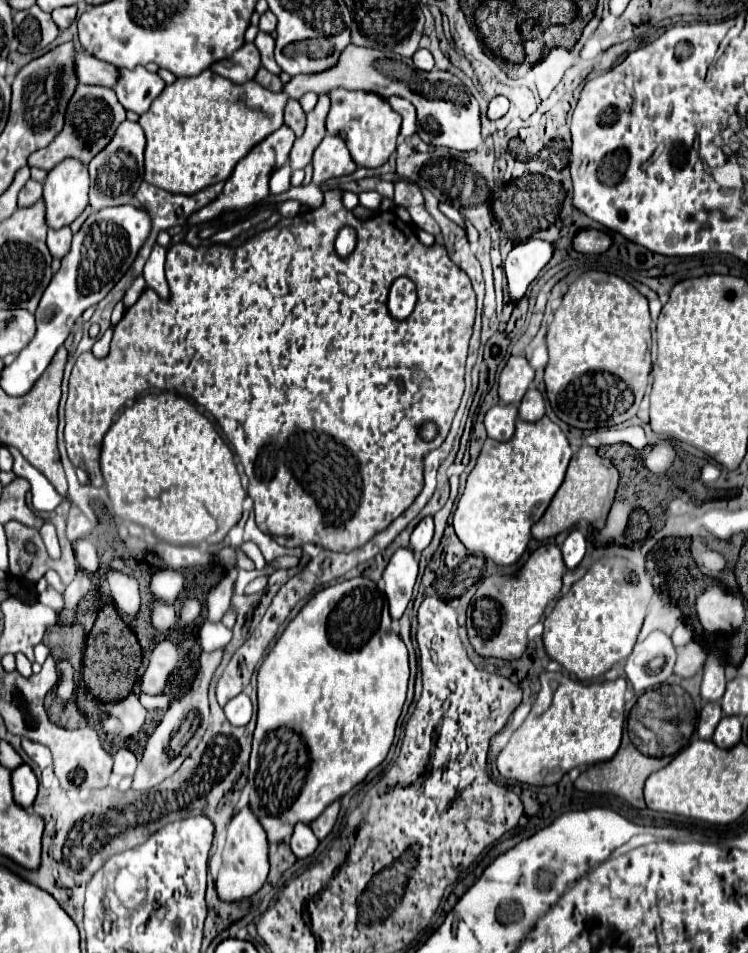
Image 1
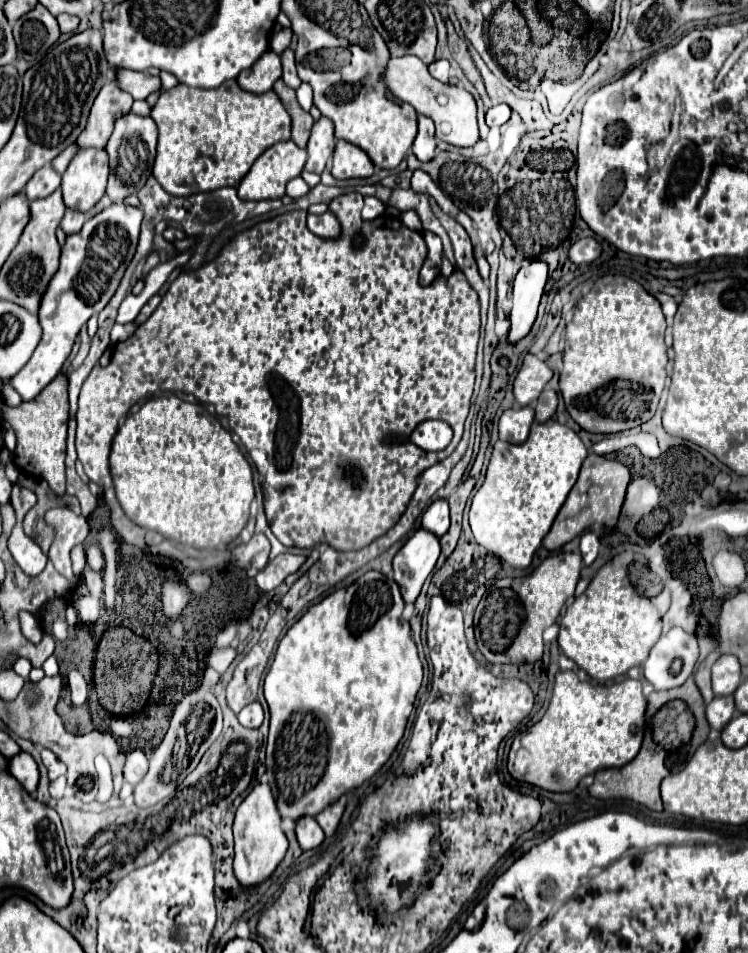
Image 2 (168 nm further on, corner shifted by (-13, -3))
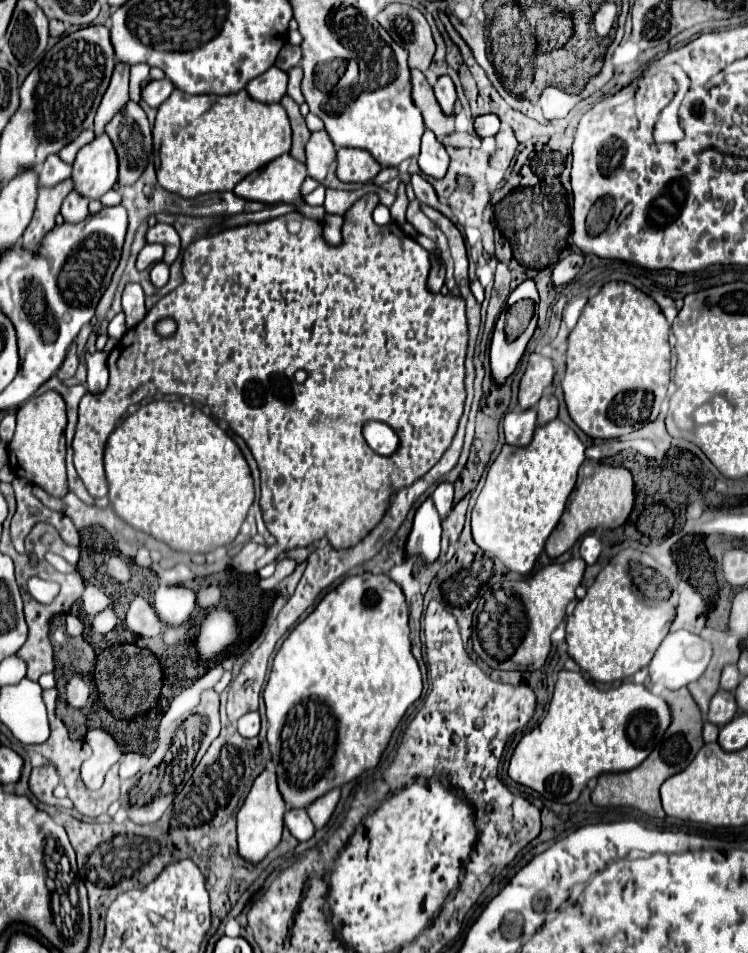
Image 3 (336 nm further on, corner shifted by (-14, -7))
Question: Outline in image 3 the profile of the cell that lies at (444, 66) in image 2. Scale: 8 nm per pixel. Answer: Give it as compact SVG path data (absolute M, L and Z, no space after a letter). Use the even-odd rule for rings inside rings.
M441 76L437 82L435 82L435 98L441 106L441 112L445 116L451 116L453 114L453 106L457 102L457 94L455 94L455 86L451 82L449 76Z

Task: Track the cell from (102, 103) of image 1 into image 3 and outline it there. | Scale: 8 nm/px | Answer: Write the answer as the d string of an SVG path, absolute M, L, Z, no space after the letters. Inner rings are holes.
M117 64L111 76L111 84L99 104L97 116L95 116L95 134L105 130L107 120L111 120L111 116L115 116L115 112L119 112L119 108L123 108L123 104L129 100L129 66L127 64Z

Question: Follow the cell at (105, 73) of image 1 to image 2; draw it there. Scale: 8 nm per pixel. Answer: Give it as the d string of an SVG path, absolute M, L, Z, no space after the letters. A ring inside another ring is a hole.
M116 68L114 82L120 90L132 94L134 100L144 100L150 92L160 88L160 78L152 78L148 72L136 72L128 68Z

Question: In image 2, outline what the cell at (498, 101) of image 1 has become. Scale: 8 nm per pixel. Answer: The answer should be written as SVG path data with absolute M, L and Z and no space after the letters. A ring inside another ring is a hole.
M498 104L498 106L492 106L488 112L486 112L486 124L492 128L492 126L502 126L510 120L510 106L508 104Z

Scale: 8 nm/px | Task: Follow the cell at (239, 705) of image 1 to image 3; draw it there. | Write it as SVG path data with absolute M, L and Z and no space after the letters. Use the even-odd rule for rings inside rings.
M247 712L239 718L237 730L243 738L255 738L259 734L259 712Z

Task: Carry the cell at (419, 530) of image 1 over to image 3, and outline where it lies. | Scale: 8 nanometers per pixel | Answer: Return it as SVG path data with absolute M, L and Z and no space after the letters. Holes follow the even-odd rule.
M439 482L437 488L433 490L431 498L435 500L437 512L441 516L447 516L451 512L451 506L453 506L453 484L451 482Z

